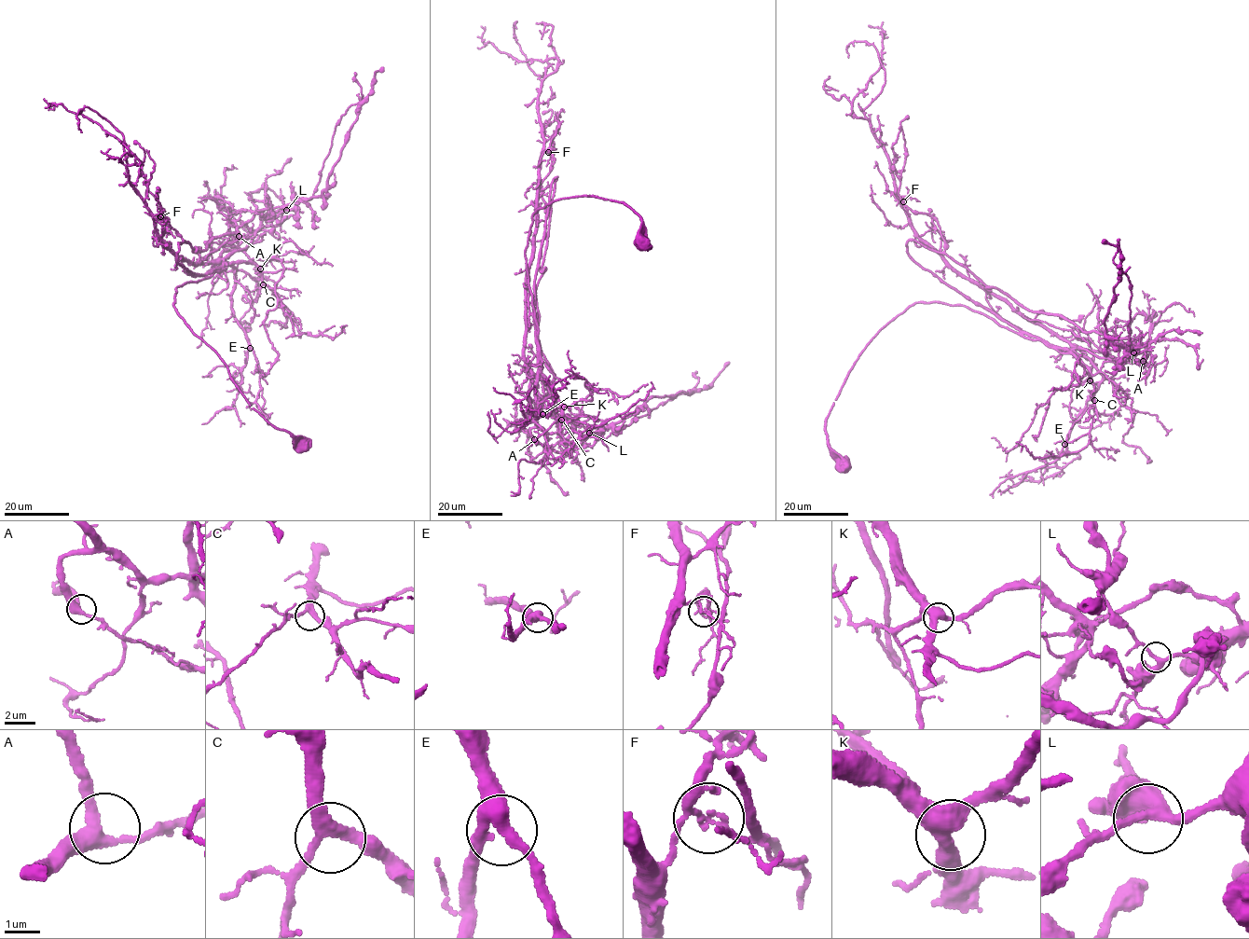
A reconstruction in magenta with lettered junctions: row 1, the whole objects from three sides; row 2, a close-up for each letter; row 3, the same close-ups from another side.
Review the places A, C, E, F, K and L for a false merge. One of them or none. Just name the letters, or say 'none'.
F

